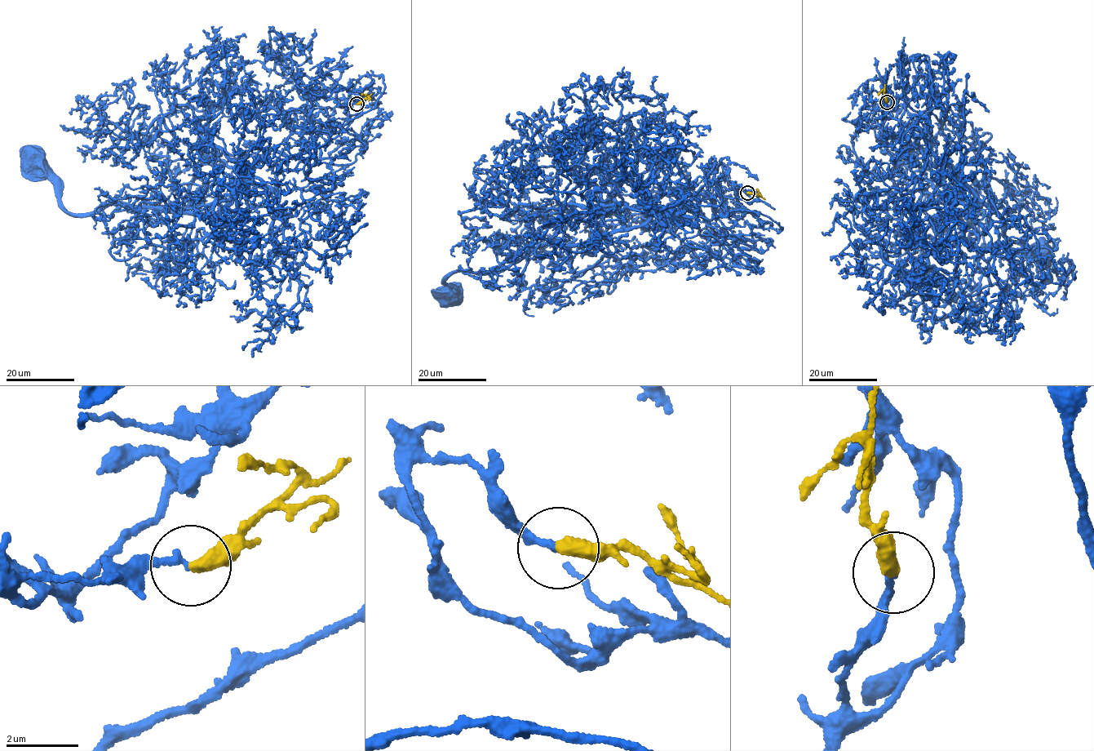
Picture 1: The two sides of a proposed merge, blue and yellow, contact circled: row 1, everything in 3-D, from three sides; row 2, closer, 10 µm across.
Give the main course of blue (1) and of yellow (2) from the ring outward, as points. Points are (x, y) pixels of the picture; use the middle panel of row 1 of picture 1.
1: (747, 193), (723, 186), (691, 210), (449, 274), (449, 296)
2: (747, 193), (759, 196), (756, 188)

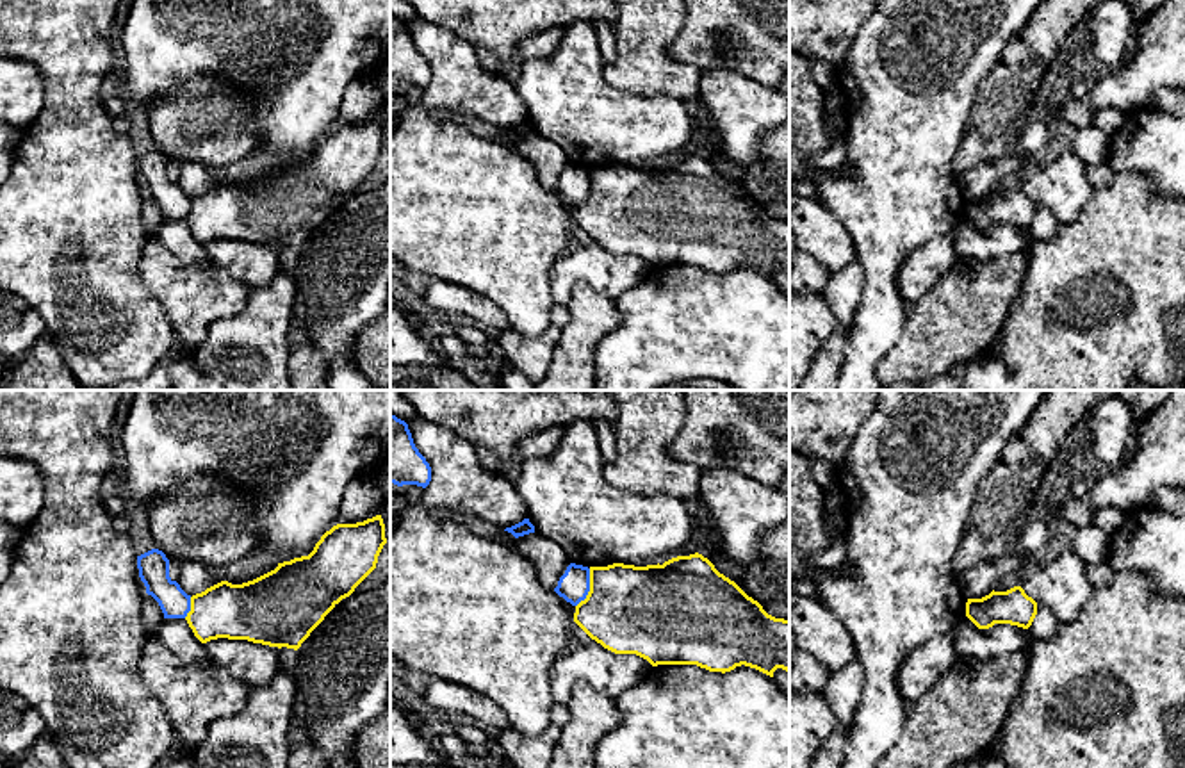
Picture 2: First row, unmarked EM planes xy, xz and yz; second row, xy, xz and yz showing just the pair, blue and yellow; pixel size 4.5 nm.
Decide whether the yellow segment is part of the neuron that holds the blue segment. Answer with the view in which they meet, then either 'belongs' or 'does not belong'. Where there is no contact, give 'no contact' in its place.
contact in xz; does not belong

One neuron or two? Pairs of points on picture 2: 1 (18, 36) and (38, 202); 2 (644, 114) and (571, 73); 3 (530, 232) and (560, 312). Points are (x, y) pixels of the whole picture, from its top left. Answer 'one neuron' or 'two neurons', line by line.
1: one neuron
2: one neuron
3: two neurons

